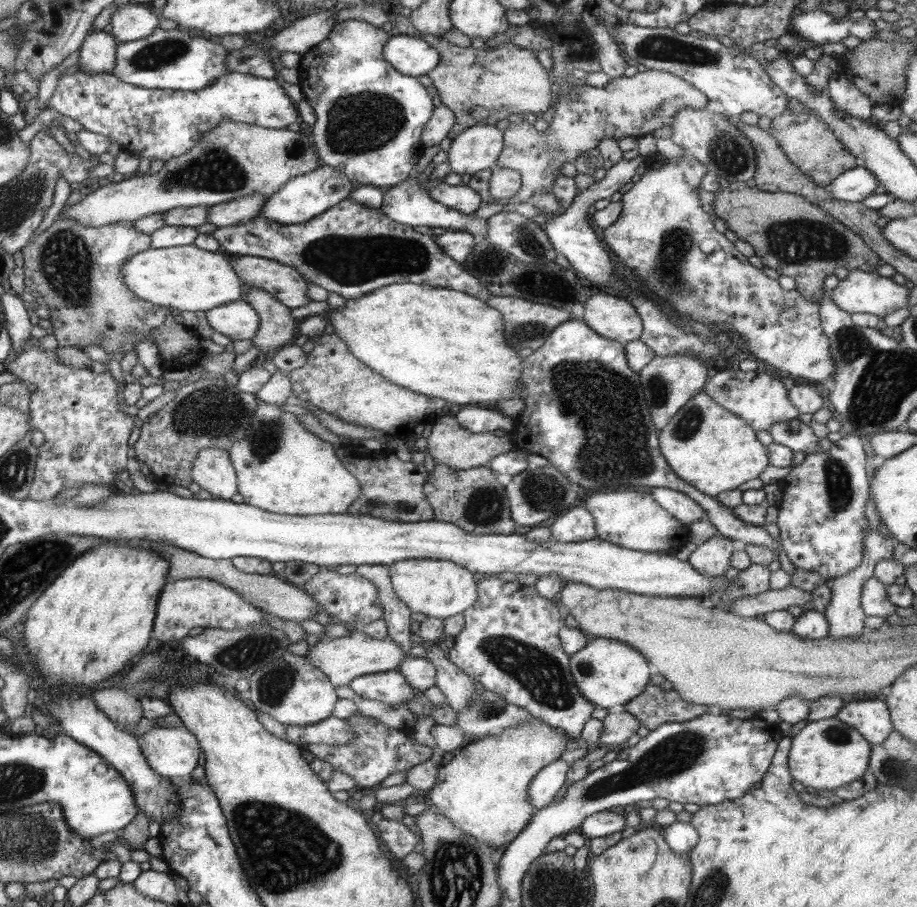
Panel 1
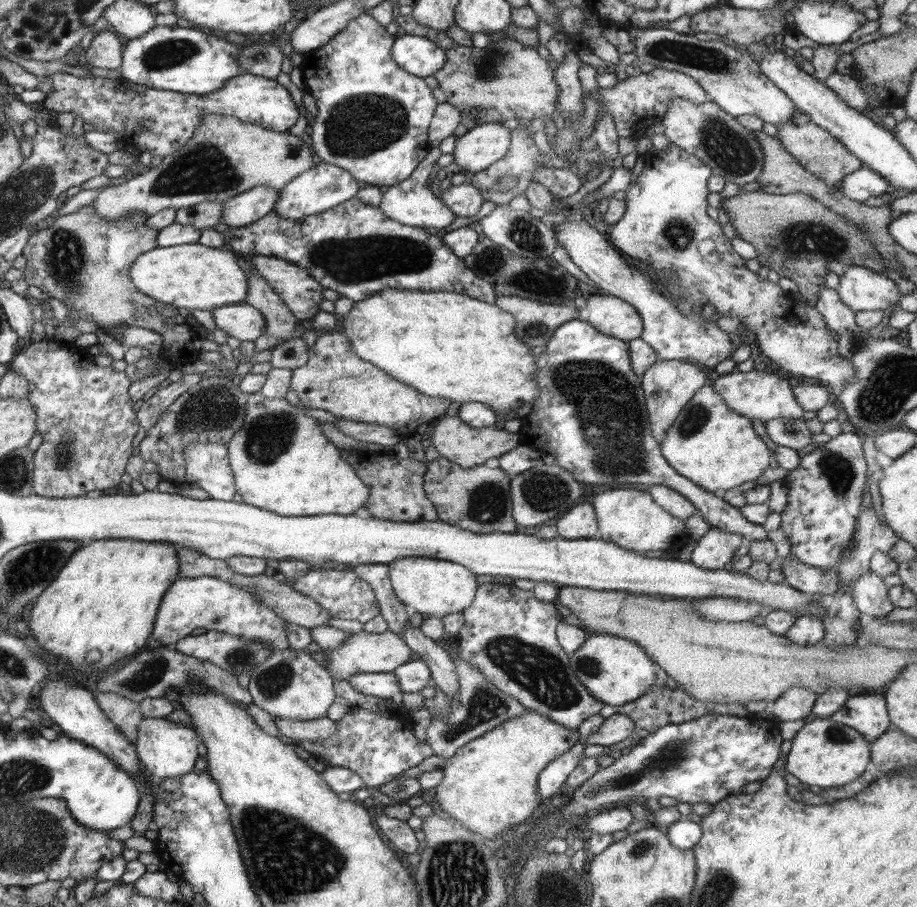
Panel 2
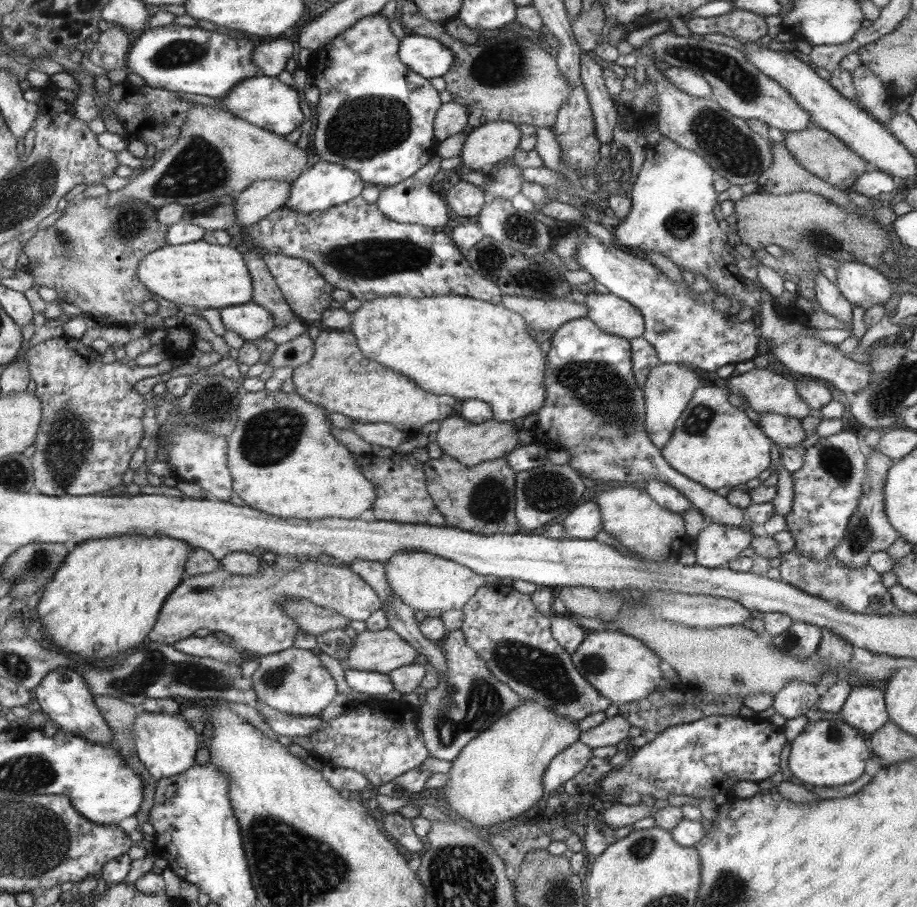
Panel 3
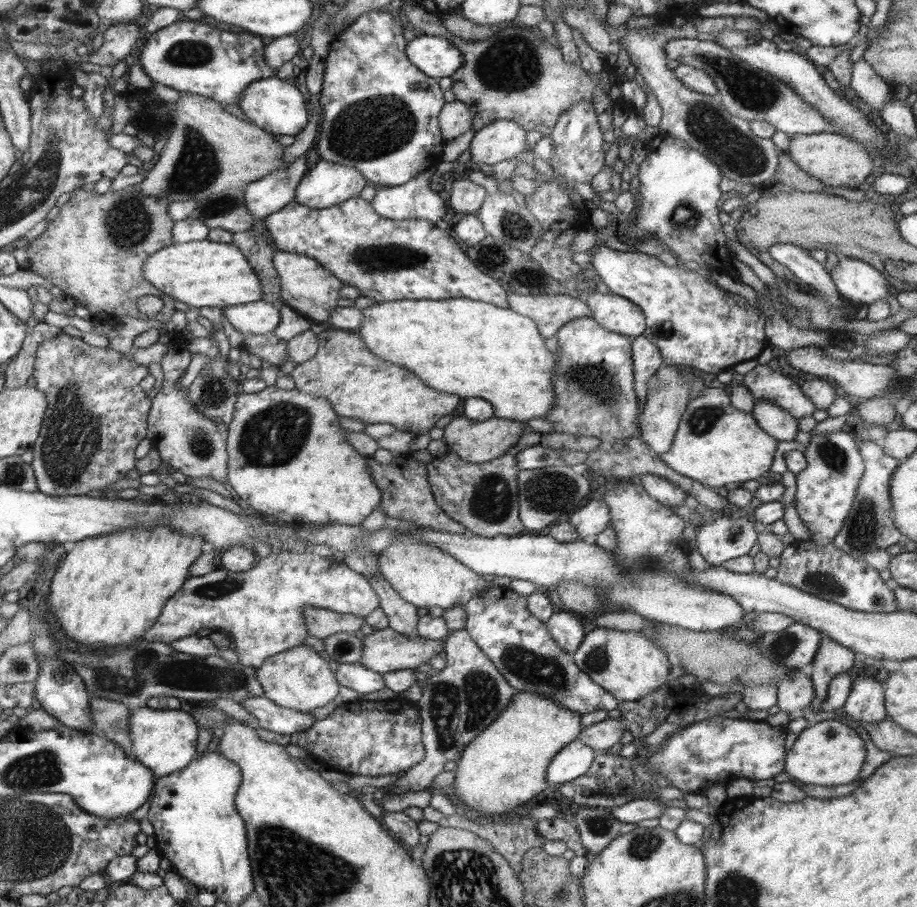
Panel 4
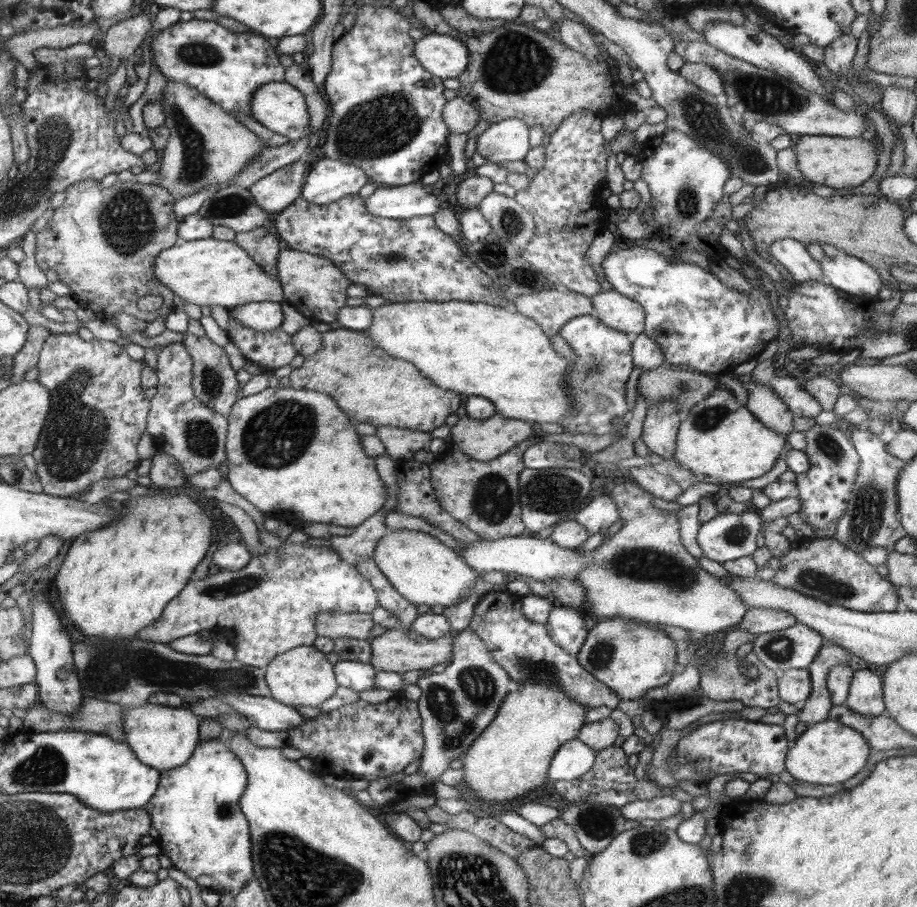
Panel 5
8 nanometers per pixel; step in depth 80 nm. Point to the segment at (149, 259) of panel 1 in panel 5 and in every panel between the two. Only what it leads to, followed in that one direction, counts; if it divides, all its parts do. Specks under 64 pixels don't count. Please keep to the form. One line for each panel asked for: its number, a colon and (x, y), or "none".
2: (193, 276)
3: (200, 274)
4: (201, 273)
5: (208, 272)

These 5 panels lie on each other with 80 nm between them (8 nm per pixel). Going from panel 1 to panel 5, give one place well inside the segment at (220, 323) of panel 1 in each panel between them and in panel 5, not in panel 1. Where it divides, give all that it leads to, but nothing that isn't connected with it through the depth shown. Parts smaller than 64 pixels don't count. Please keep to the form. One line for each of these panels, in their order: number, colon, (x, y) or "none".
2: (246, 323)
3: (250, 321)
4: (260, 317)
5: (263, 316)

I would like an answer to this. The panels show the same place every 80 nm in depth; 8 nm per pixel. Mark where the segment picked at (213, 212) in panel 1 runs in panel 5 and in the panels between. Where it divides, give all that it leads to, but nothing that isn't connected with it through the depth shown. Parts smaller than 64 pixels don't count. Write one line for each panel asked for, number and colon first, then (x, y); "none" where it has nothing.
2: (242, 210)
3: (261, 198)
4: (263, 197)
5: (273, 193)

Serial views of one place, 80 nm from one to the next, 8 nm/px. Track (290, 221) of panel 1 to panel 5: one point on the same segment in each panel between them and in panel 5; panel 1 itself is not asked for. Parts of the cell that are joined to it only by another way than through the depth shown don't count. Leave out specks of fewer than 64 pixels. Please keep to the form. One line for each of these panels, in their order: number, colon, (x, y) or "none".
2: (325, 186)
3: (326, 184)
4: (328, 184)
5: (330, 180)

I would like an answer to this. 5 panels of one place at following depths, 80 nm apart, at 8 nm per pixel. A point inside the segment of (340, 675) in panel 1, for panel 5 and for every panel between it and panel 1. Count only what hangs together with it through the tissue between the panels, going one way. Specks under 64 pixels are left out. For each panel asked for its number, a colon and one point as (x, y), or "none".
2: (363, 652)
3: (382, 651)
4: (385, 650)
5: (396, 650)

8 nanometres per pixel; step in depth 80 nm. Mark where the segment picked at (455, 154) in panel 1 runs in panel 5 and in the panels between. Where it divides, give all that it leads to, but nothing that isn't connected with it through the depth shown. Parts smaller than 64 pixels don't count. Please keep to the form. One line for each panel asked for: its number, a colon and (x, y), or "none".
2: (476, 150)
3: (491, 143)
4: (501, 140)
5: (507, 140)

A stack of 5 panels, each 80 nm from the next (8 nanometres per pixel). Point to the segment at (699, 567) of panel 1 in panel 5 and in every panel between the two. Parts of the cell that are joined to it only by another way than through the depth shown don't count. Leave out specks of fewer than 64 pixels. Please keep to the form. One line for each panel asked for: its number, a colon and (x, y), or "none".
2: (716, 548)
3: (717, 544)
4: (728, 537)
5: (726, 537)

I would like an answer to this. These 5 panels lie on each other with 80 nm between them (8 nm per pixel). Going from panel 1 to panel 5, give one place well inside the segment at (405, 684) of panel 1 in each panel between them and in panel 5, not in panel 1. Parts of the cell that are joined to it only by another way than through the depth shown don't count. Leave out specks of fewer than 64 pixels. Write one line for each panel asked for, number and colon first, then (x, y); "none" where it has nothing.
2: (382, 685)
3: (374, 684)
4: (355, 676)
5: (359, 676)

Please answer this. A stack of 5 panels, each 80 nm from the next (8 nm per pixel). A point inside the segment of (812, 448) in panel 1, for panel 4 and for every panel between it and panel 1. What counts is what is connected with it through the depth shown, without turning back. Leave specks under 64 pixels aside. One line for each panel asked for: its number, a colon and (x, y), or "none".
2: (793, 433)
3: (786, 432)
4: (776, 422)

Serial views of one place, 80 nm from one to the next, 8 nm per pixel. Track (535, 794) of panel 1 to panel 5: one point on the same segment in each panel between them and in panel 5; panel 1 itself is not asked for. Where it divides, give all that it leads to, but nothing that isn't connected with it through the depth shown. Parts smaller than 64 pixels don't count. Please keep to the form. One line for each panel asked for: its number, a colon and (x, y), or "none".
2: (550, 781)
3: (569, 762)
4: (575, 759)
5: (572, 760)

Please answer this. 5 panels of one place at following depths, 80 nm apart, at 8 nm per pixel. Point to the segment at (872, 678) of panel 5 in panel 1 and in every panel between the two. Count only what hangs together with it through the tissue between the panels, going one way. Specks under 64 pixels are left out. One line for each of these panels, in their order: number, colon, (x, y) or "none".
1: (870, 718)
2: (866, 713)
3: (865, 709)
4: (865, 703)

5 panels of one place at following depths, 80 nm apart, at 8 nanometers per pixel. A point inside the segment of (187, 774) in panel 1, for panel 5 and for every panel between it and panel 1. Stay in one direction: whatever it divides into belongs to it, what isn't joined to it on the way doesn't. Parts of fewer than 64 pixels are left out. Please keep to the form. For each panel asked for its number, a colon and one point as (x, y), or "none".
2: (166, 749)
3: (167, 745)
4: (165, 741)
5: (163, 737)

